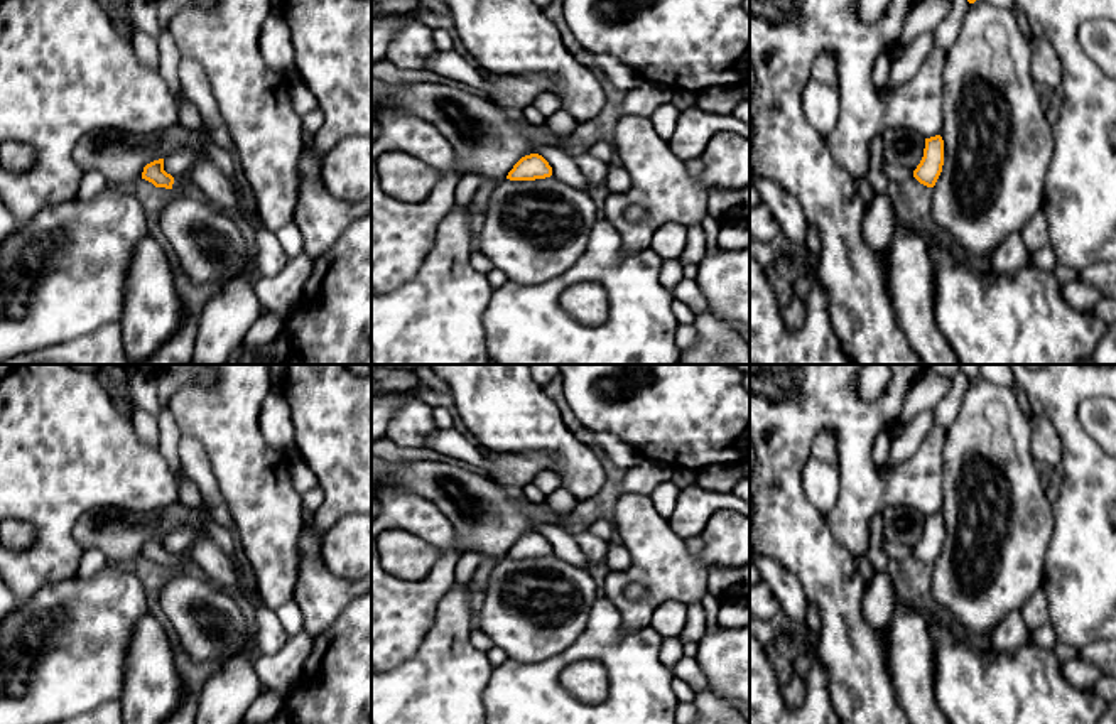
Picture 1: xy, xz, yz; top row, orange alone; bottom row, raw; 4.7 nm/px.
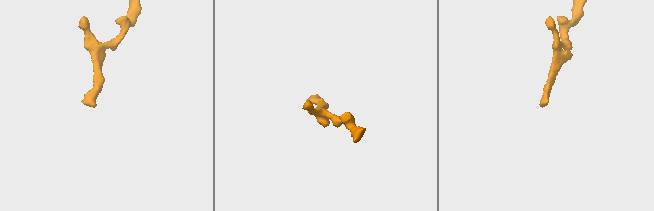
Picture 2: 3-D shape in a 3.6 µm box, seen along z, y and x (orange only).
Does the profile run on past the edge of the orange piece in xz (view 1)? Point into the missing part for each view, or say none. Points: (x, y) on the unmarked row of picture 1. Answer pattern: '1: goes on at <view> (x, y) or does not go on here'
1: does not go on here

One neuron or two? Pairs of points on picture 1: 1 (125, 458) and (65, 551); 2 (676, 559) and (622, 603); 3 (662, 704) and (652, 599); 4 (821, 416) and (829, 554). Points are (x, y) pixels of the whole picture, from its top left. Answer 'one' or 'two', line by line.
1: one
2: one
3: two
4: one

